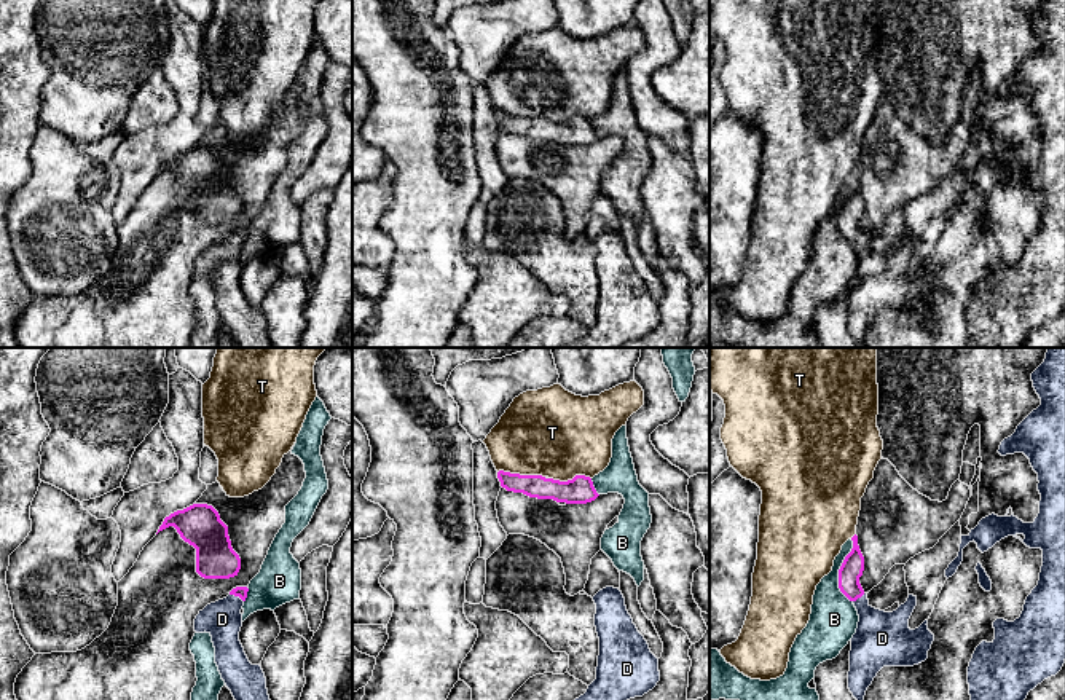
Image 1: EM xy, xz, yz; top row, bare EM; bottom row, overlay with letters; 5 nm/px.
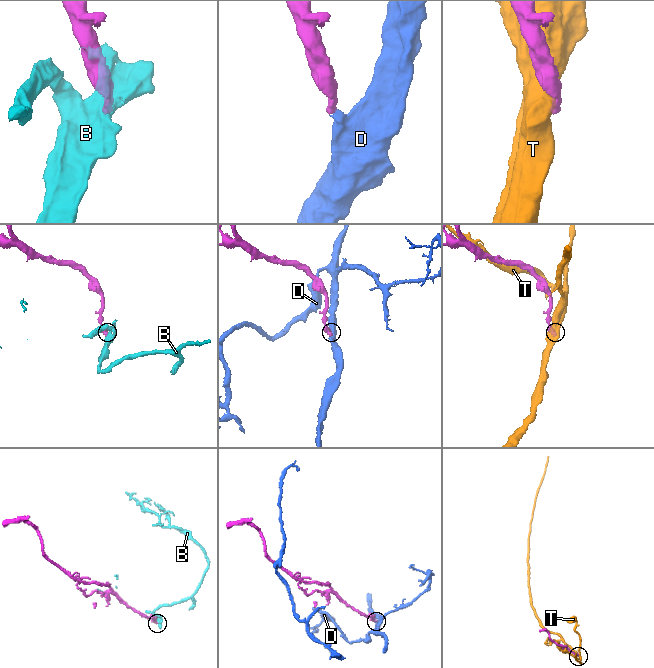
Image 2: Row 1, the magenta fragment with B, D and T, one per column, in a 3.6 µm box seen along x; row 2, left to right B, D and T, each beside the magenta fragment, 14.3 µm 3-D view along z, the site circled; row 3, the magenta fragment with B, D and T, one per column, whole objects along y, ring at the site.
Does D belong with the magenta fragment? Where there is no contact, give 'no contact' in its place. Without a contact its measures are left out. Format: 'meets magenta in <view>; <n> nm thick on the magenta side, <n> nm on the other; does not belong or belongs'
meets magenta in xy; 60 nm thick on the magenta side, 190 nm on the other; belongs

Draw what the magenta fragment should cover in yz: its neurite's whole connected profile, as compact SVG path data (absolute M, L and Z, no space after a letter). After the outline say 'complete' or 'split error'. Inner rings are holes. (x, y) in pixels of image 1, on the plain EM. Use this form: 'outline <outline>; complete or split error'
outline M856 177L851 183L853 191L839 212L839 231L859 258L851 281L848 332L861 348L867 330L883 309L914 309L925 305L934 277L928 273L928 263L915 273L909 271L909 262L917 249L914 238L893 255L869 247L867 236L859 226L864 199Z; split error

